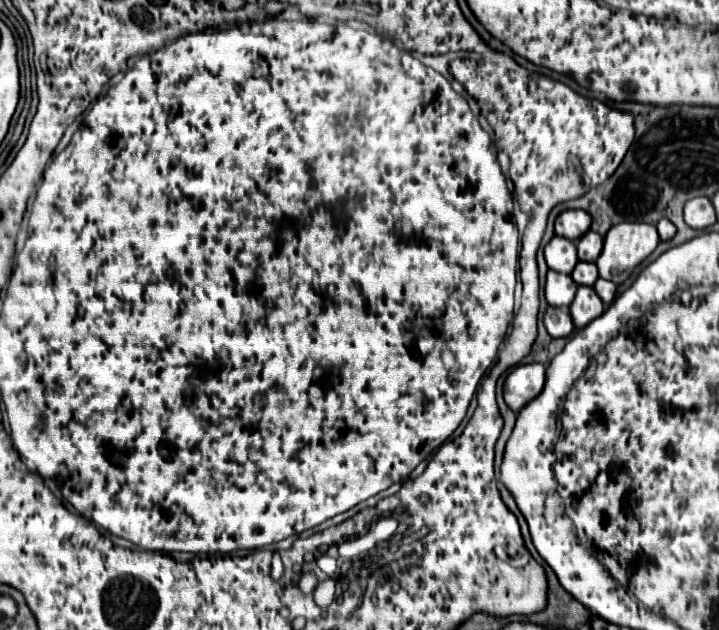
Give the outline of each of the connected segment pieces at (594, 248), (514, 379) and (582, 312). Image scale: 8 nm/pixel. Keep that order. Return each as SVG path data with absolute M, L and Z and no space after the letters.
M586 232L586 236L582 236L578 242L578 258L584 262L596 262L596 258L602 252L602 236L596 232Z
M538 362L514 368L504 382L504 402L512 412L520 412L544 388L546 368Z
M578 286L576 298L570 304L570 316L576 328L584 328L590 320L598 318L604 312L604 304L594 292L594 288L588 286Z

